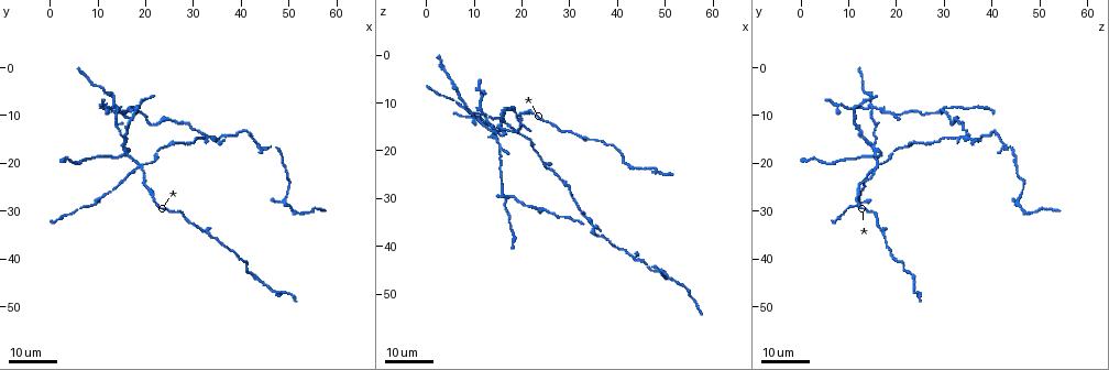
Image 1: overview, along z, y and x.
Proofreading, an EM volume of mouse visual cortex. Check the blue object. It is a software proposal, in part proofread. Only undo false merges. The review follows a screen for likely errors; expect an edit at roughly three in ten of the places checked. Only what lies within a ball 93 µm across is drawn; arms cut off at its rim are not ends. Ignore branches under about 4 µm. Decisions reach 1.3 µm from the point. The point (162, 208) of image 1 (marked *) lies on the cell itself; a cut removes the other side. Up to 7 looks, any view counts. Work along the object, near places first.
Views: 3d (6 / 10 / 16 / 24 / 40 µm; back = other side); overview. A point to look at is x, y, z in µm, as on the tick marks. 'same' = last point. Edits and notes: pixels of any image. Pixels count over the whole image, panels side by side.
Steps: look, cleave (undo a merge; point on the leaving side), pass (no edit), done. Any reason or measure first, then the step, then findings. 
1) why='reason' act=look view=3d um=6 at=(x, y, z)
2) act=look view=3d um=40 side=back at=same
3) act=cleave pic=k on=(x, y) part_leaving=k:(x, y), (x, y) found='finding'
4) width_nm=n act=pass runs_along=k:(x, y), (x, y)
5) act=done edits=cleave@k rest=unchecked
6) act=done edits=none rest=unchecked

why='four or more arms meet' act=look view=3d um=24 at=(16.0, 17.5, 15.5)

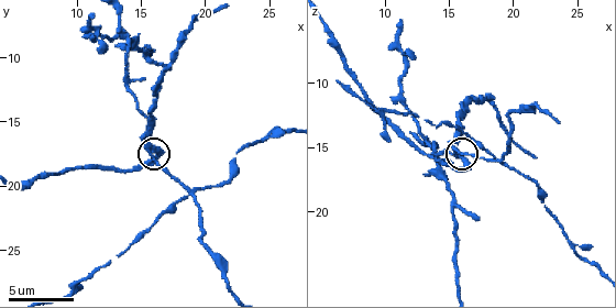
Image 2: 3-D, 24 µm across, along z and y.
act=look view=3d um=6 at=(15.8, 17.2, 15.8)

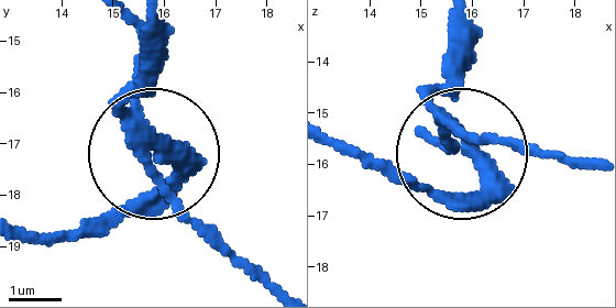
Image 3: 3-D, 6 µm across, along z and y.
act=look view=3d um=6 side=back at=(16.00, 17.05, 15.70)

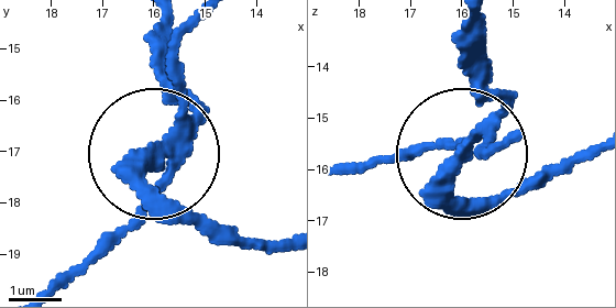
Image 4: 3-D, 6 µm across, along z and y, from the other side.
arms=4 act=cleave pic=4 on=(131, 162) part_leaving=4:(175, 150), (153, 194), (285, 238) found='two cells meet here'

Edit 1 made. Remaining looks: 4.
why='see it whole again' act=look view=overview

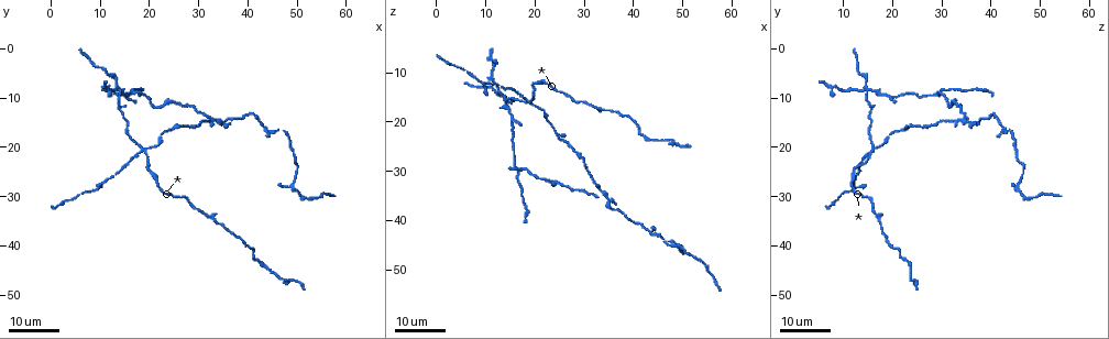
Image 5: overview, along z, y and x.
why='side arm on a straight run' act=look view=3d um=16 at=(9.0, 28.5, 12.0)

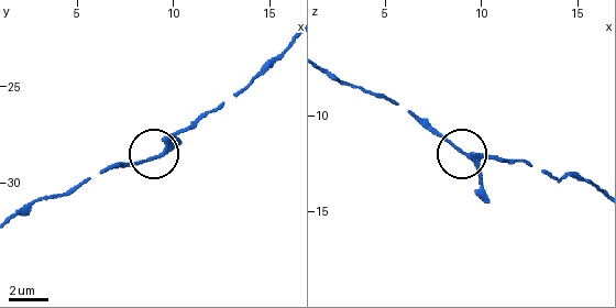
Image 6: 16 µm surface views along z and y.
act=look view=3d um=6 at=(9.5, 28.4, 12.2)

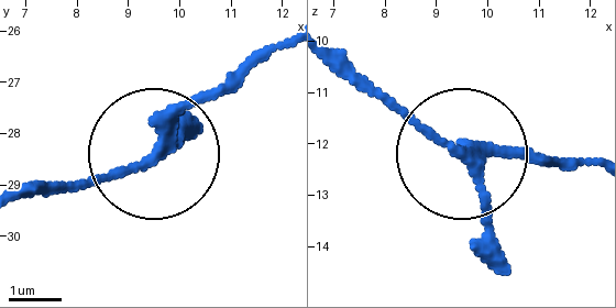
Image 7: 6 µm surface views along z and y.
act=look view=3d um=6 side=back at=(9.50, 28.45, 12.15)

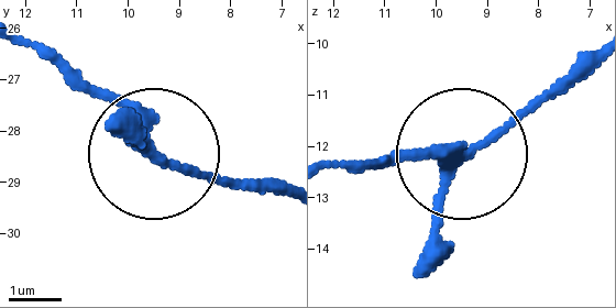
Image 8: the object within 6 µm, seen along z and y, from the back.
act=pass runs_along=8:(30, 42), (69, 59), (162, 156), (275, 187) found='all the same cell'

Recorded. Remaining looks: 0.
act=done edits=cleave@4 rest=unchecked

